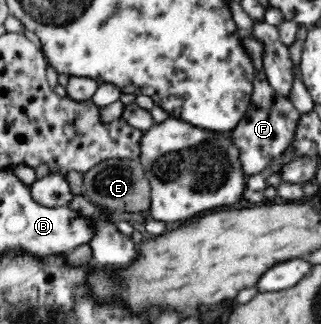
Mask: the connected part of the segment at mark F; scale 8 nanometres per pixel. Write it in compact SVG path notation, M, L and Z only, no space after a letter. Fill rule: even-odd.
M243 37L242 45L247 54L252 58L256 77L254 80L251 103L247 108L244 118L232 131L232 139L241 151L241 165L247 178L259 174L267 168L273 157L283 153L293 142L301 114L284 95L277 94L271 87L263 68L263 45L254 37Z

